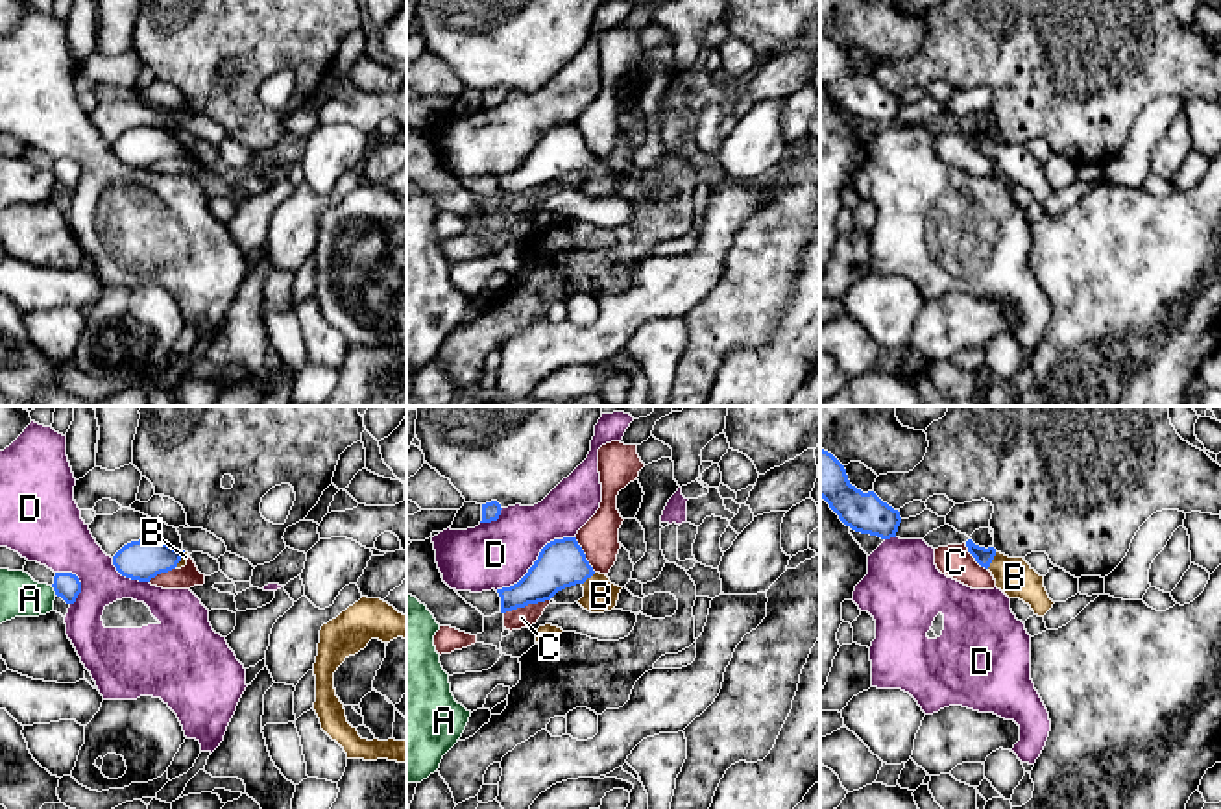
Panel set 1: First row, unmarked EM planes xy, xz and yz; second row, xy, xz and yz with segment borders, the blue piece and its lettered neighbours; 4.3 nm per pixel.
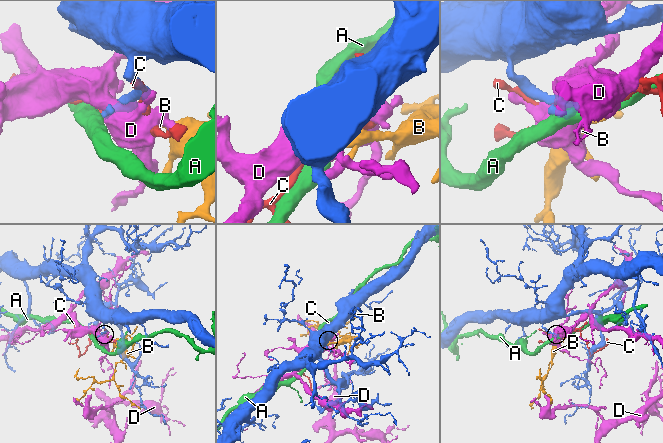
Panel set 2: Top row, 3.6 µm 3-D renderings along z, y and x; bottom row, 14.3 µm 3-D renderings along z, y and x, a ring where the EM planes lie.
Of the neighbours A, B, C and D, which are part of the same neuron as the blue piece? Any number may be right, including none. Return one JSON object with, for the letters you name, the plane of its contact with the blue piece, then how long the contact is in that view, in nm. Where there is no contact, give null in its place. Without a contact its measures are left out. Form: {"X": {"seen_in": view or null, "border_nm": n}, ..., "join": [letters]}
{"B": {"seen_in": "yz", "border_nm": 80}, "join": ["B"]}

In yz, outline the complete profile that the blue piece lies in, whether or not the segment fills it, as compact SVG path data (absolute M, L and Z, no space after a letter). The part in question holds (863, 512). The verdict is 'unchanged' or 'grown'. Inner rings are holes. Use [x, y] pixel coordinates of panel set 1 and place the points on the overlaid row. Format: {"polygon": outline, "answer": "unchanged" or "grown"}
{"polygon": "M820 449L820 497L852 530L881 539L896 537L900 512L874 491L863 493L852 486L844 465L824 449Z", "answer": "unchanged"}

